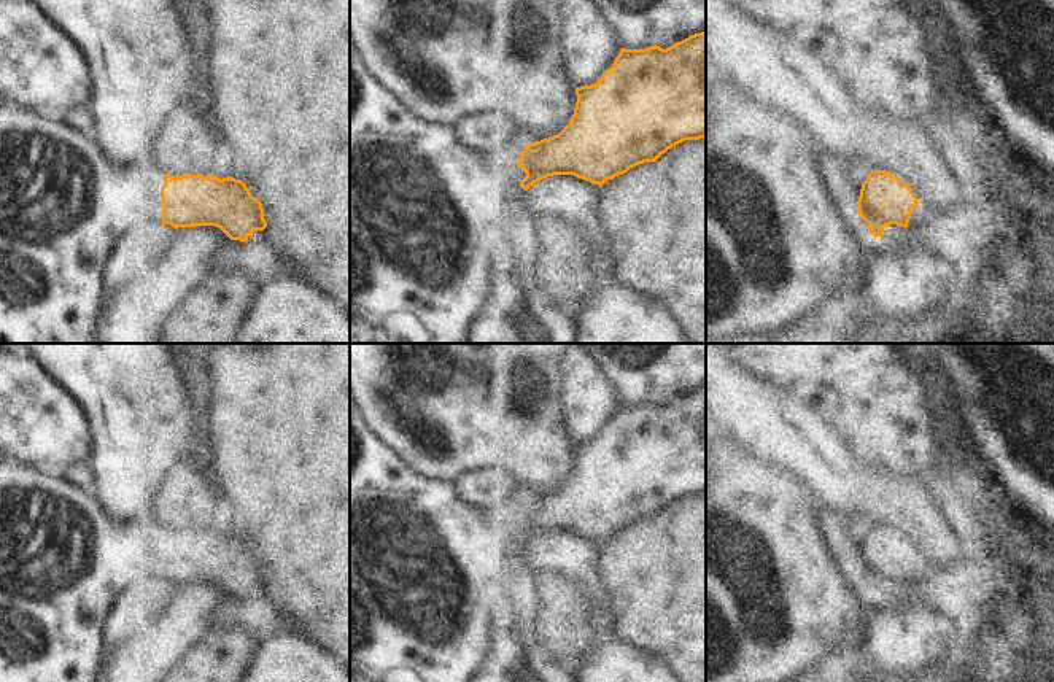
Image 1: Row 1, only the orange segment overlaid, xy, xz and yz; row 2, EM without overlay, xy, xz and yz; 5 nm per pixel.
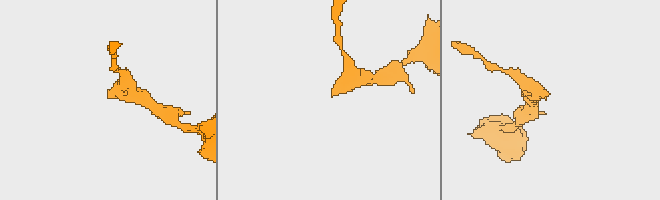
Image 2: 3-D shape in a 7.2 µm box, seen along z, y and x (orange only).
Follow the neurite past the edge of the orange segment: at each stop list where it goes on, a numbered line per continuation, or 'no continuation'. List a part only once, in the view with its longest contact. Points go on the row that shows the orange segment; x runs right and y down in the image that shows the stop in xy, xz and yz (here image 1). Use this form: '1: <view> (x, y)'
1: xy (62, 204)

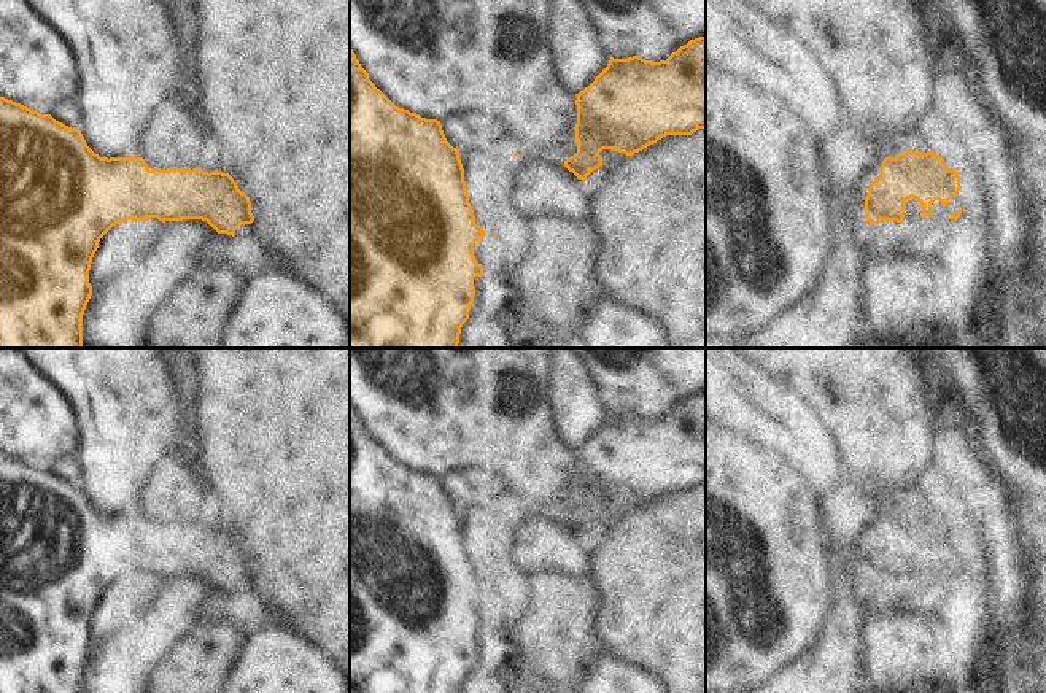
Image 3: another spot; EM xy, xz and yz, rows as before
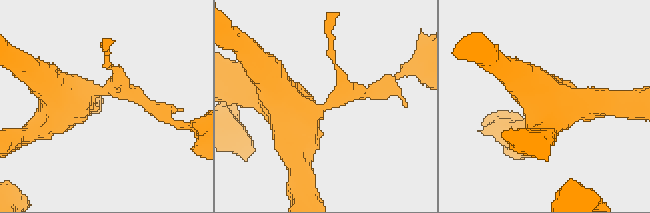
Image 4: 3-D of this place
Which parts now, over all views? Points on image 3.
no continuation

